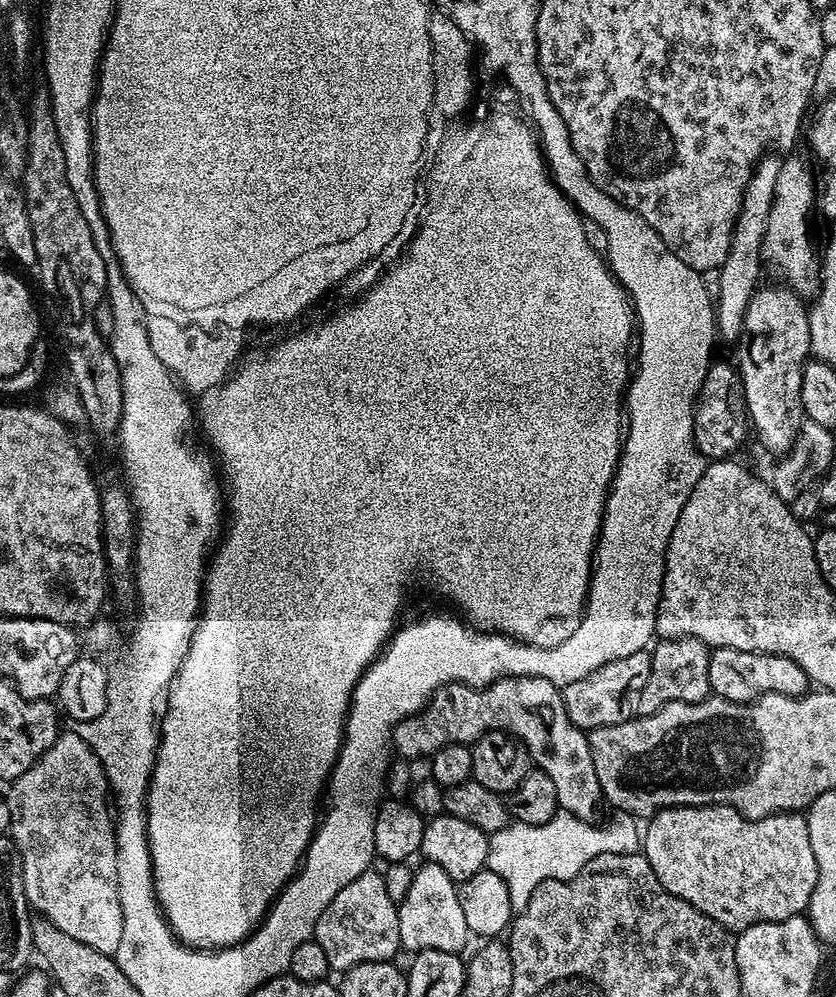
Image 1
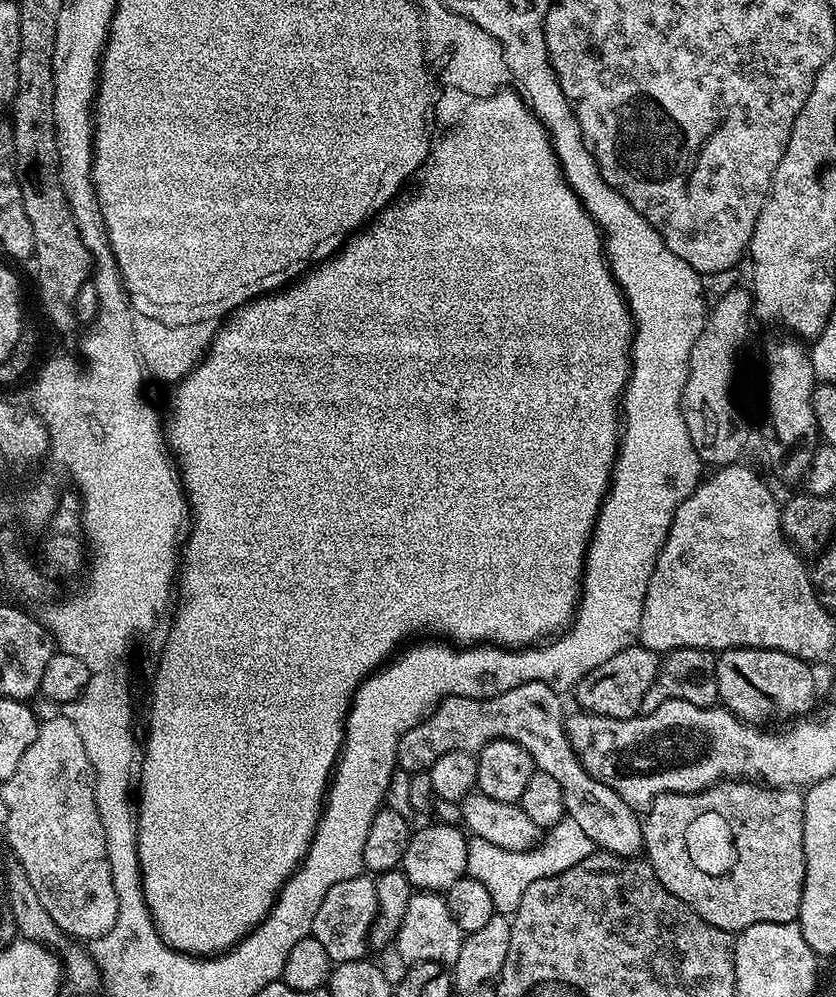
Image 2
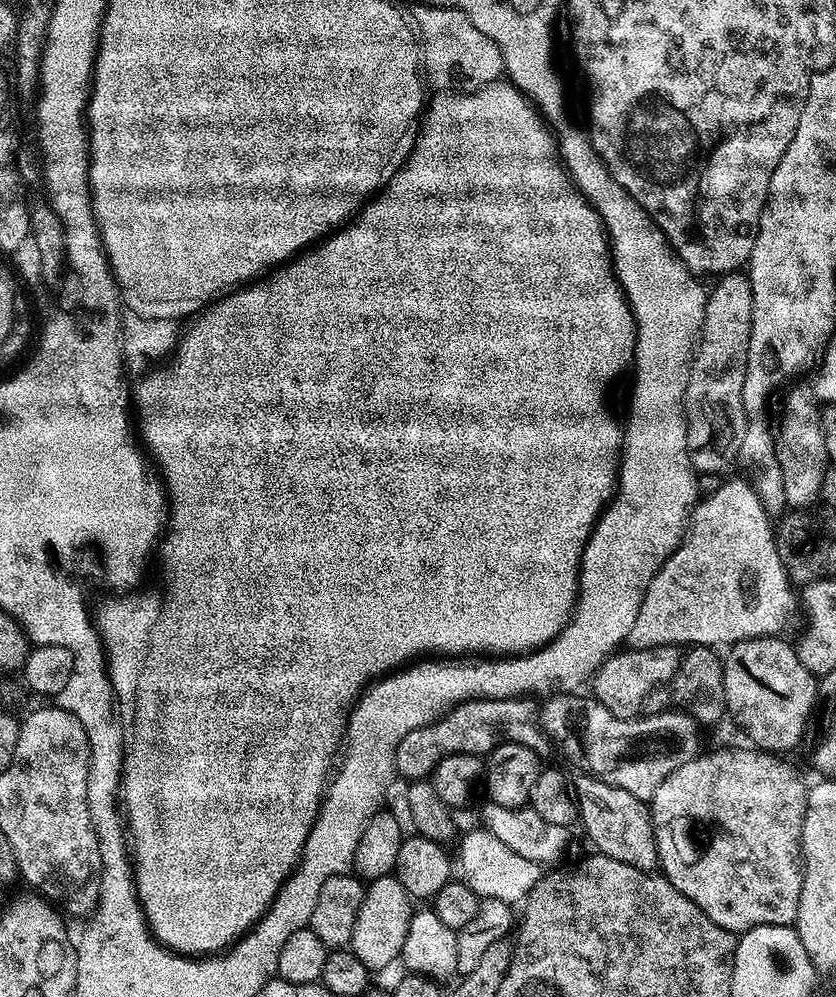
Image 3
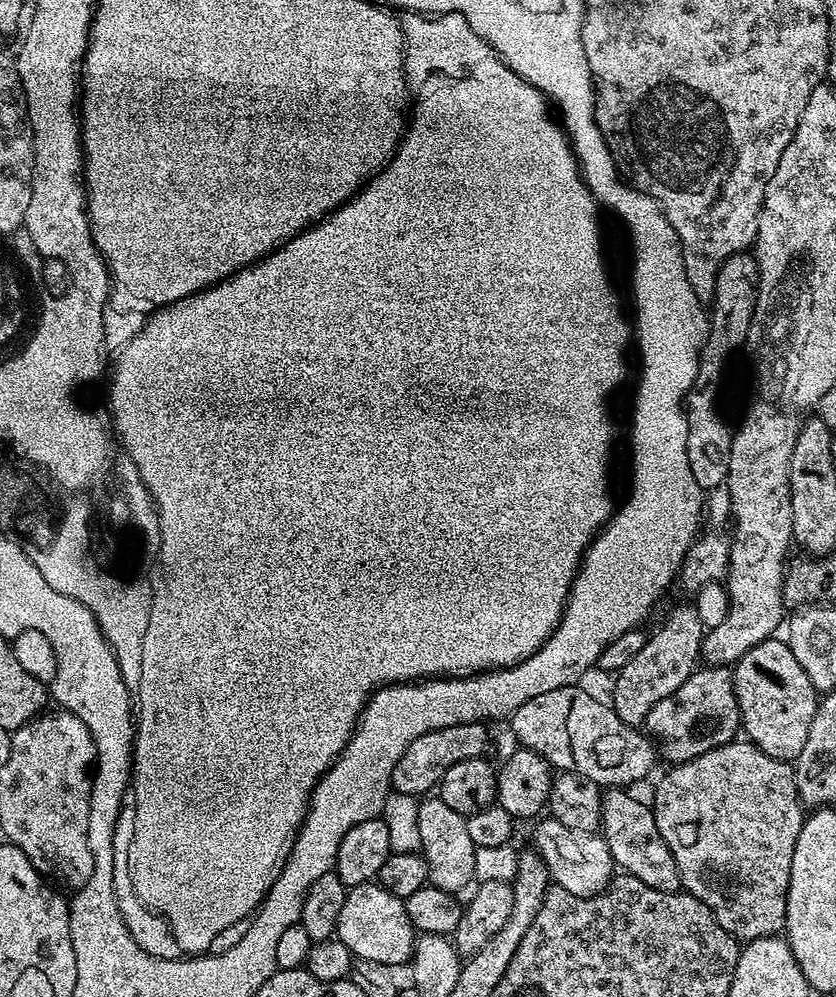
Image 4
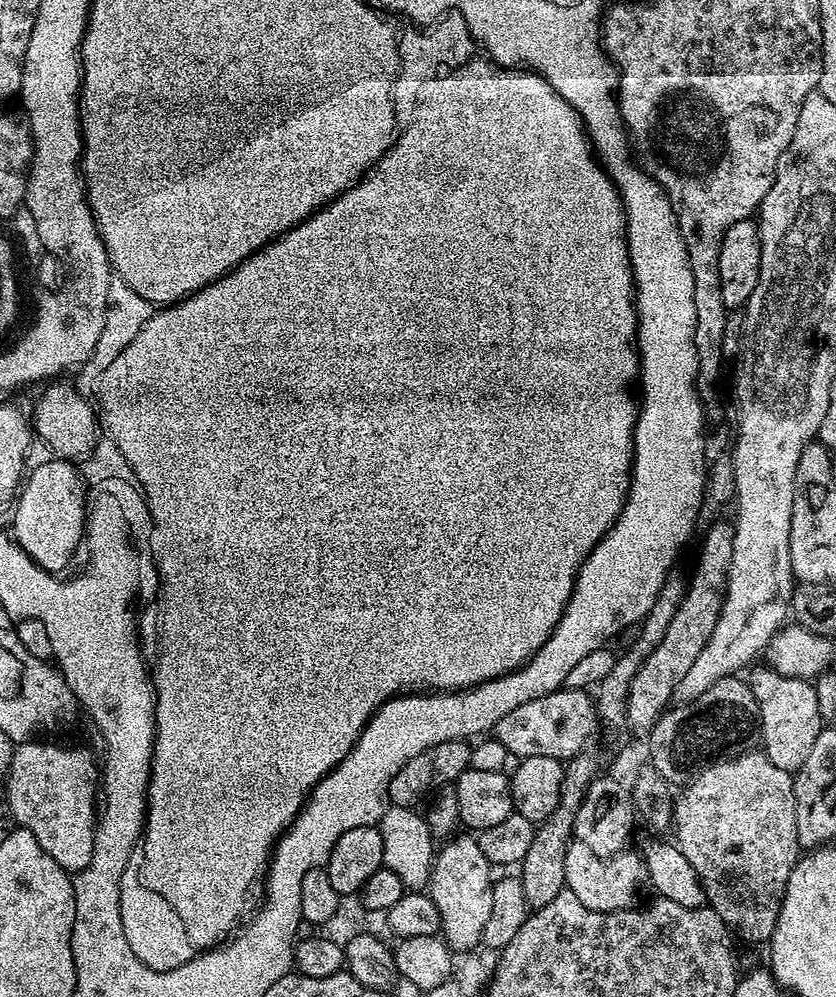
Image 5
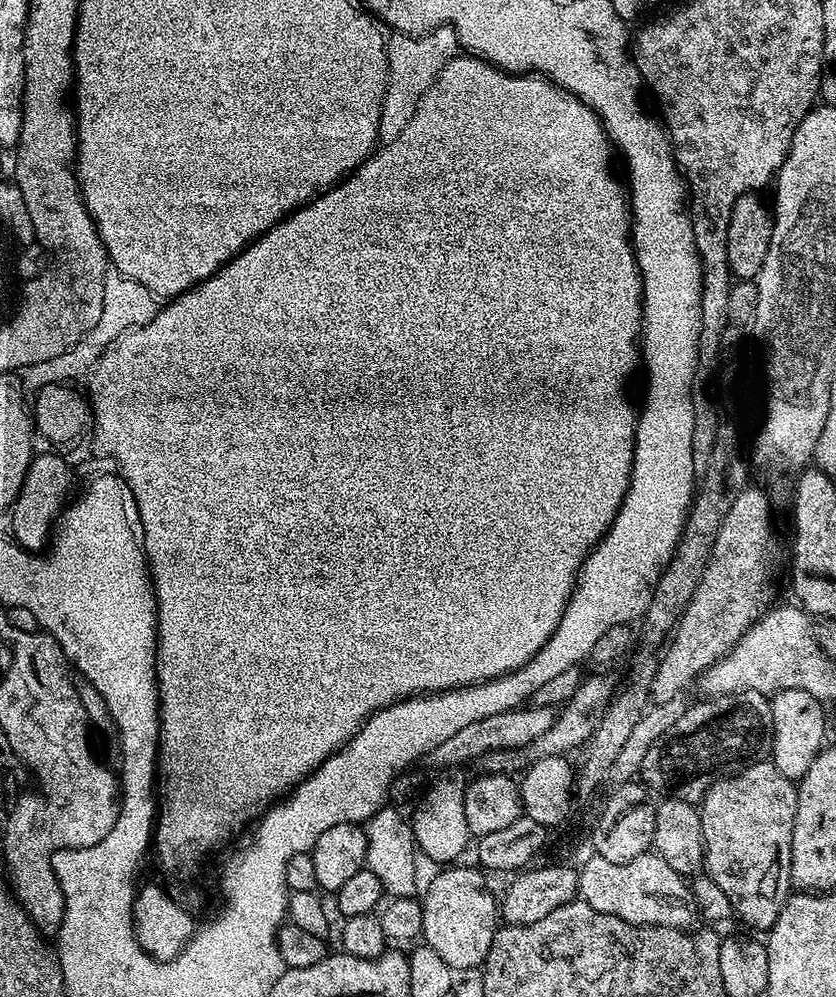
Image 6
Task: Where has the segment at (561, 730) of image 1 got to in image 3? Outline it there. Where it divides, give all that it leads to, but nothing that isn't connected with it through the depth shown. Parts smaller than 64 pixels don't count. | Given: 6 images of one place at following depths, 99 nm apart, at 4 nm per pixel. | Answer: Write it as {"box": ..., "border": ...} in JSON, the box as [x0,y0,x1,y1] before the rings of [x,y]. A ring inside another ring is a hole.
{"box":[396,699,660,872],"border":[[[531,699],[514,700],[465,700],[457,708],[447,712],[433,724],[410,730],[396,751],[396,771],[404,780],[423,781],[450,754],[470,754],[487,757],[499,744],[521,744],[527,748],[539,749],[542,729],[537,723],[538,708]],[[584,774],[579,777],[576,788],[574,784],[574,795],[578,809],[578,820],[584,823],[584,832],[592,839],[592,844],[597,853],[610,858],[618,858],[618,862],[626,862],[626,866],[634,866],[643,872],[656,872],[660,863],[660,855],[656,849],[656,835],[652,829],[652,814],[649,805],[645,801],[634,798],[626,790],[618,790],[601,780],[594,780],[591,776]]]}

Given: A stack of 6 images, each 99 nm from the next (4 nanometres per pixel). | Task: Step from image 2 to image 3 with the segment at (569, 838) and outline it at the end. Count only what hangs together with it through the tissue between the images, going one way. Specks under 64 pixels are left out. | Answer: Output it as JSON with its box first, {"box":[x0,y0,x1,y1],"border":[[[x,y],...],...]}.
{"box":[454,826,542,905],"border":[[[477,826],[459,837],[460,850],[454,854],[454,868],[458,880],[469,887],[474,895],[486,900],[501,900],[515,905],[516,900],[523,901],[542,875],[541,865],[530,862],[530,858],[522,858],[522,854],[514,854],[510,846],[505,846],[490,834],[488,829]]]}

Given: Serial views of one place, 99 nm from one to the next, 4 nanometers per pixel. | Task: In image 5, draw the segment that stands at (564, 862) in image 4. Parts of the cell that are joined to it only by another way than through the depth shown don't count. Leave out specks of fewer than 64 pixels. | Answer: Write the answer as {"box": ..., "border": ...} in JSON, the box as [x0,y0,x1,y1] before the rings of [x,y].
{"box":[564,839,646,912],"border":[[[573,839],[566,850],[564,882],[567,891],[590,906],[590,910],[599,912],[617,912],[622,908],[631,908],[637,903],[636,895],[640,892],[640,883],[646,880],[644,857],[639,851],[625,850],[617,856],[599,856],[580,840]]]}

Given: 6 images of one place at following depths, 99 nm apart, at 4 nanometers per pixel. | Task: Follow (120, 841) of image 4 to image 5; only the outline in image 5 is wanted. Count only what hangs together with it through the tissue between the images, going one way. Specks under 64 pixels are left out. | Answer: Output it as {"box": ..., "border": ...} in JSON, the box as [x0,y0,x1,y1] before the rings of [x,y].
{"box":[119,872,196,972],"border":[[[125,872],[119,882],[119,913],[122,919],[122,930],[126,942],[134,956],[146,967],[156,972],[168,972],[192,960],[196,949],[190,942],[186,926],[178,917],[170,902],[151,890],[135,872]]]}

